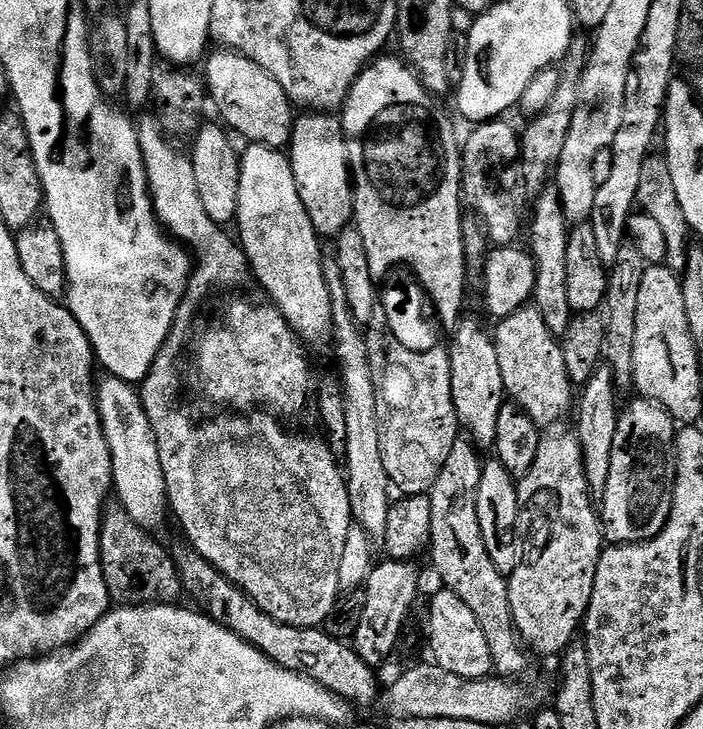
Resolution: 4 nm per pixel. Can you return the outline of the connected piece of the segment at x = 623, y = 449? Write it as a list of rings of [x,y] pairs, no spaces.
[[[636,398],[629,408],[620,413],[618,431],[614,433],[614,450],[610,450],[610,478],[598,515],[602,521],[604,539],[609,545],[644,544],[653,540],[666,526],[672,513],[672,495],[676,485],[676,434],[678,425],[665,408],[652,400]]]

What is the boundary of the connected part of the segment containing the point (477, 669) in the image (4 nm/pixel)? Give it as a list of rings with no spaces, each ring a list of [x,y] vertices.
[[[441,587],[440,592],[432,596],[428,604],[428,648],[432,651],[431,659],[442,670],[458,674],[466,680],[483,680],[493,675],[490,645],[486,642],[486,633],[478,626],[478,618],[470,611],[470,606],[449,588]]]

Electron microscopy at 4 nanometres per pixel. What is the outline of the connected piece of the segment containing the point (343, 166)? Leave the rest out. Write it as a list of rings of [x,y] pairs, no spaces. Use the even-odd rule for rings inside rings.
[[[304,114],[292,126],[292,143],[290,159],[294,170],[294,182],[298,186],[298,198],[302,198],[302,206],[306,206],[306,214],[310,214],[310,222],[314,222],[314,230],[322,238],[339,237],[345,228],[354,220],[354,185],[348,163],[348,143],[344,137],[344,125],[332,114]]]

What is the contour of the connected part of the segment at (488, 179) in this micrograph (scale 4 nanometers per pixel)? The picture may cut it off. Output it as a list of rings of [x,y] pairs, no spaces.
[[[497,118],[473,127],[468,141],[462,144],[462,196],[477,212],[489,241],[496,246],[512,246],[517,243],[516,235],[520,232],[520,212],[512,205],[512,196],[508,192],[500,192],[504,184],[500,179],[504,176],[504,160],[519,161],[522,151],[522,140],[503,119]]]

